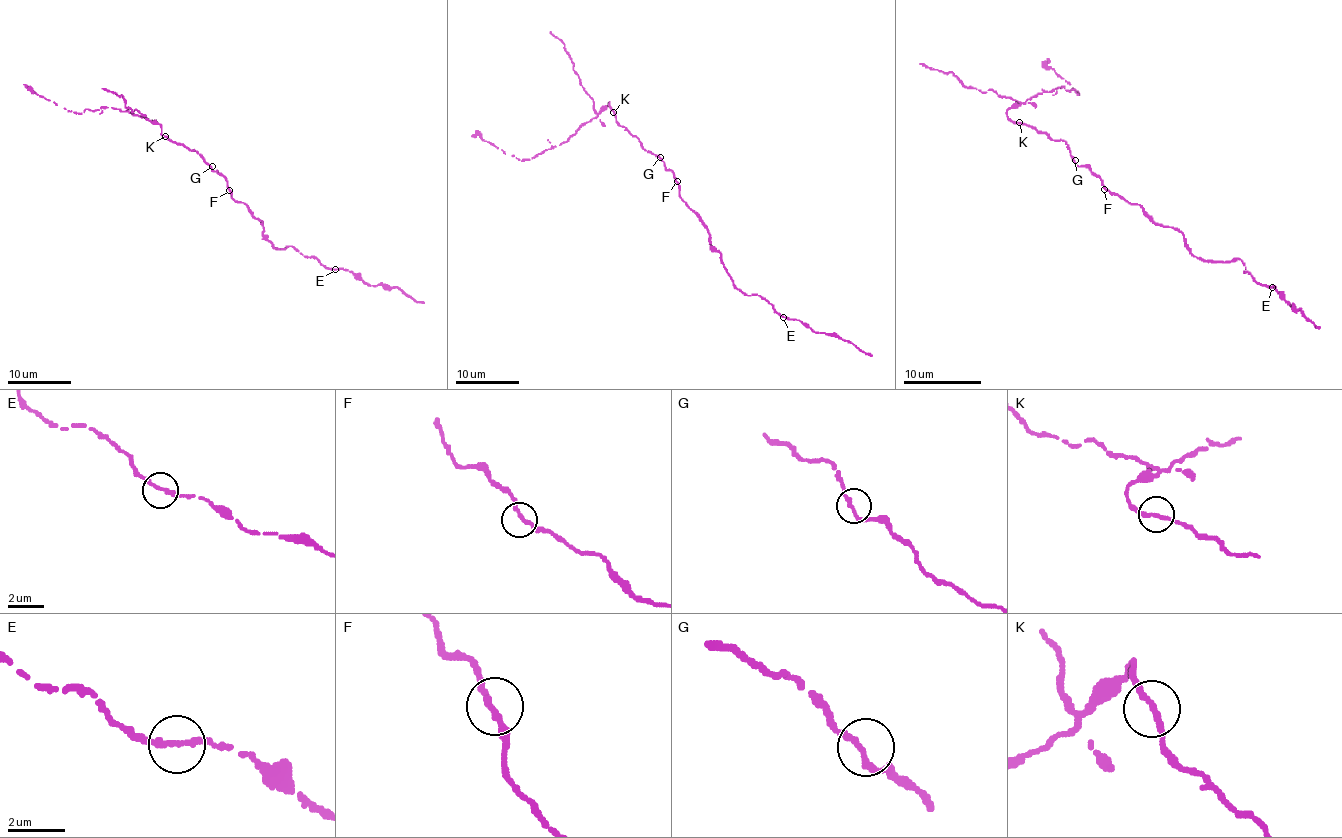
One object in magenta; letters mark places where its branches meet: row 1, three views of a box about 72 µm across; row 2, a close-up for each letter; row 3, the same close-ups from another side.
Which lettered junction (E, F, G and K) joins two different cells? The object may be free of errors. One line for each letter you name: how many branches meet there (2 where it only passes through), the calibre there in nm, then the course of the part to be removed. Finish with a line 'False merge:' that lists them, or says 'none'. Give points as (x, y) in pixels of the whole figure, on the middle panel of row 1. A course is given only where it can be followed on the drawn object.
K: 2 | 240 nm | (614, 113), (609, 102), (566, 141), (530, 159), (504, 154), (477, 135), (471, 136)
False merge: K

